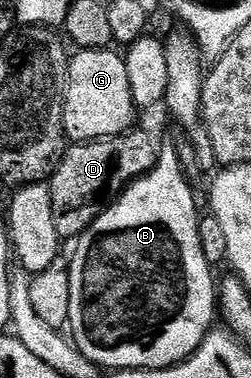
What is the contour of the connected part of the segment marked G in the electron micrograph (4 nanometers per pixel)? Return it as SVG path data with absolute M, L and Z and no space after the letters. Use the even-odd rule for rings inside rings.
M115 49L76 50L67 64L67 91L63 94L63 128L72 144L122 135L136 126L137 108L129 89L127 61Z

